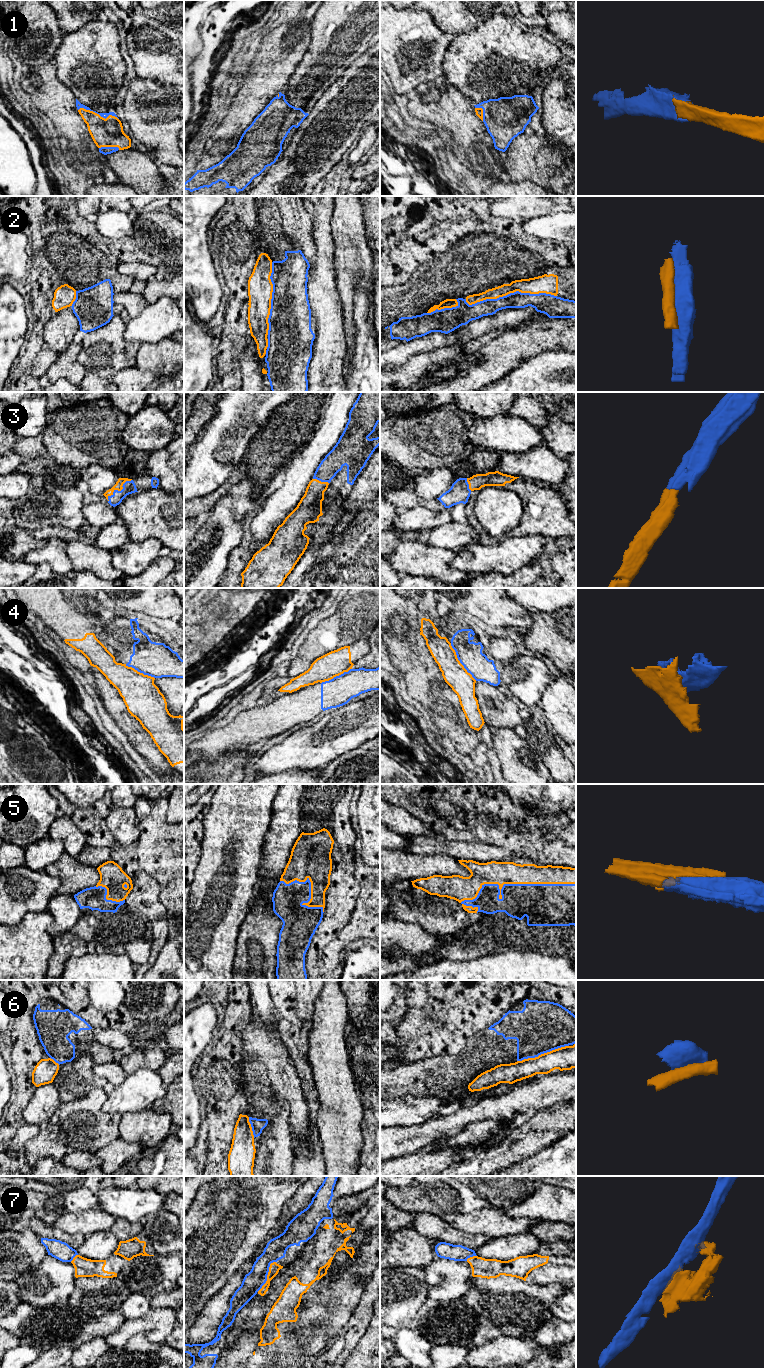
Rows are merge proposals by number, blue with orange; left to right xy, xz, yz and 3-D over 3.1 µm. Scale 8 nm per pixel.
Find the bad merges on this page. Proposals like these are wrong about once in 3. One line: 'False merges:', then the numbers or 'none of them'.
False merges: 2, 4, 6, 7

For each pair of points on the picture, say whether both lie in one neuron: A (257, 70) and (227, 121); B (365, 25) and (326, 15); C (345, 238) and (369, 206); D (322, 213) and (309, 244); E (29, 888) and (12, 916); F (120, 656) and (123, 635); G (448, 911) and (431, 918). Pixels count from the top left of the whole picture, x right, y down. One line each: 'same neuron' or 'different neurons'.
A: same neuron
B: same neuron
C: different neurons
D: different neurons
E: same neuron
F: same neuron
G: same neuron

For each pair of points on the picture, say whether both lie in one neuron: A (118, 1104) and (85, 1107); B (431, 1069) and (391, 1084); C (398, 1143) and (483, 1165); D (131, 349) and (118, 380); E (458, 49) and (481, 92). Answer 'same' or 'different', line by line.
A: different
B: same
C: different
D: different
E: same

